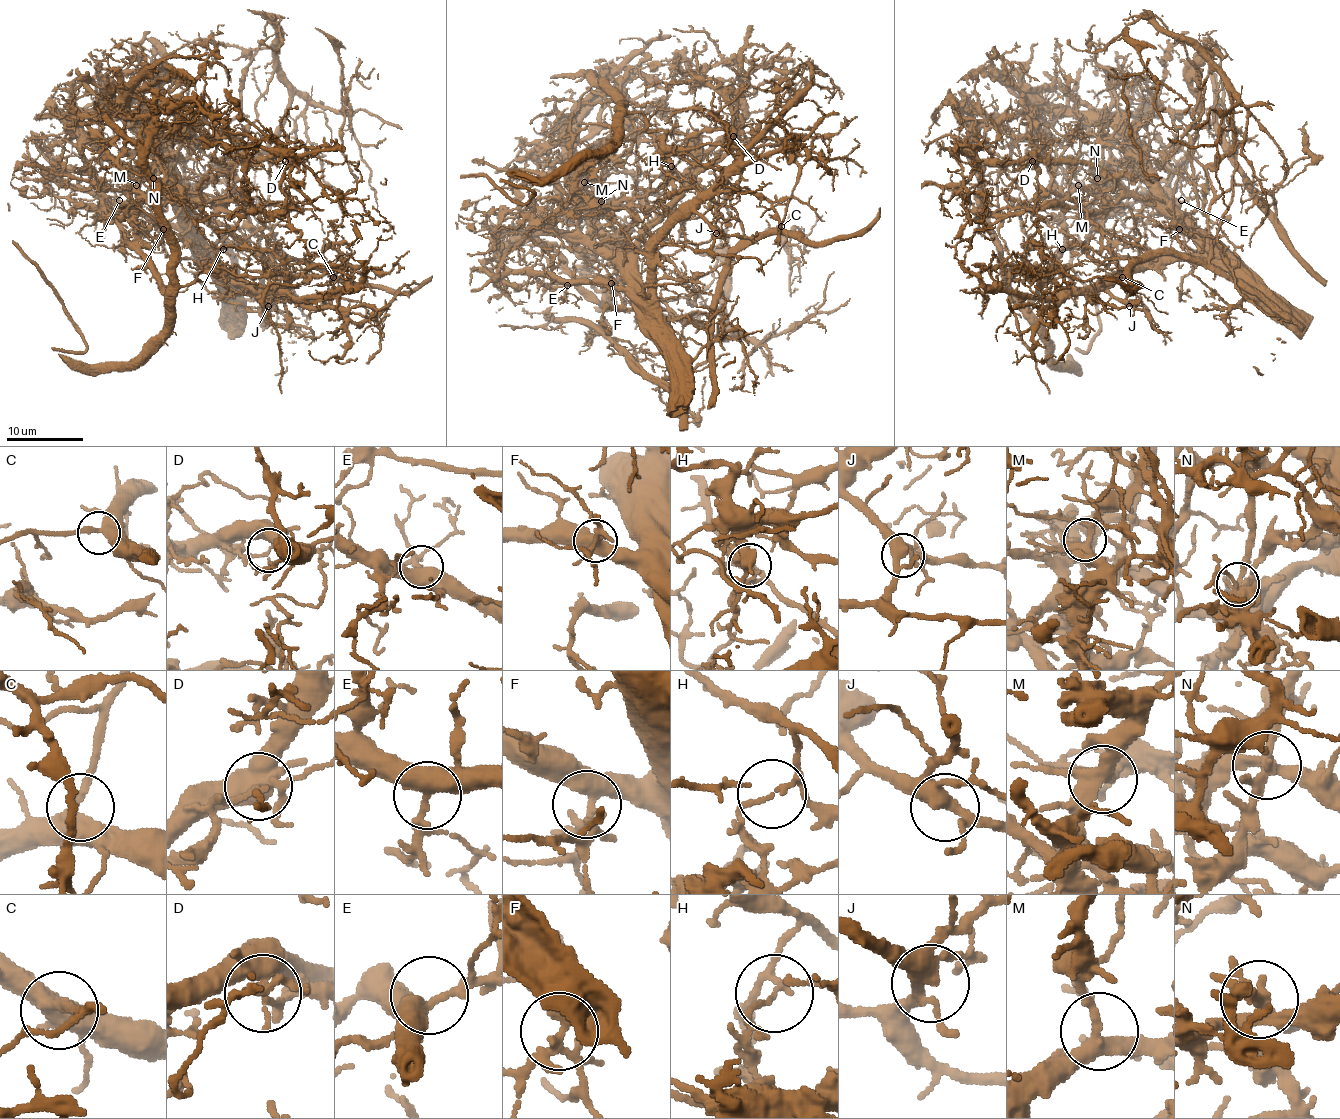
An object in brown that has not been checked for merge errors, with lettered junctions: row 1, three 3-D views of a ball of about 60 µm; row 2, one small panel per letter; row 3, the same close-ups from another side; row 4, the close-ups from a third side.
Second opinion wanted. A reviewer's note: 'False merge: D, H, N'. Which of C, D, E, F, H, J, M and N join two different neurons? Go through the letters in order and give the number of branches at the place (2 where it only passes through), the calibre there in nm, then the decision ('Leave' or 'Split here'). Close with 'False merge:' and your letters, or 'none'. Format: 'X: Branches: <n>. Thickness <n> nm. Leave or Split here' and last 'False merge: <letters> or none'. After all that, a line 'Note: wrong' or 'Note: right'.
C: Branches: 4. Thickness 340 nm. Leave
D: Branches: 4. Thickness 300 nm. Split here
E: Branches: 3. Thickness 360 nm. Leave
F: Branches: 6. Thickness 360 nm. Leave
H: Branches: 3. Thickness 100 nm. Split here
J: Branches: 5. Thickness 360 nm. Leave
M: Branches: 5. Thickness 360 nm. Leave
N: Branches: 5. Thickness 300 nm. Split here
False merge: D, H, N
Note: right

